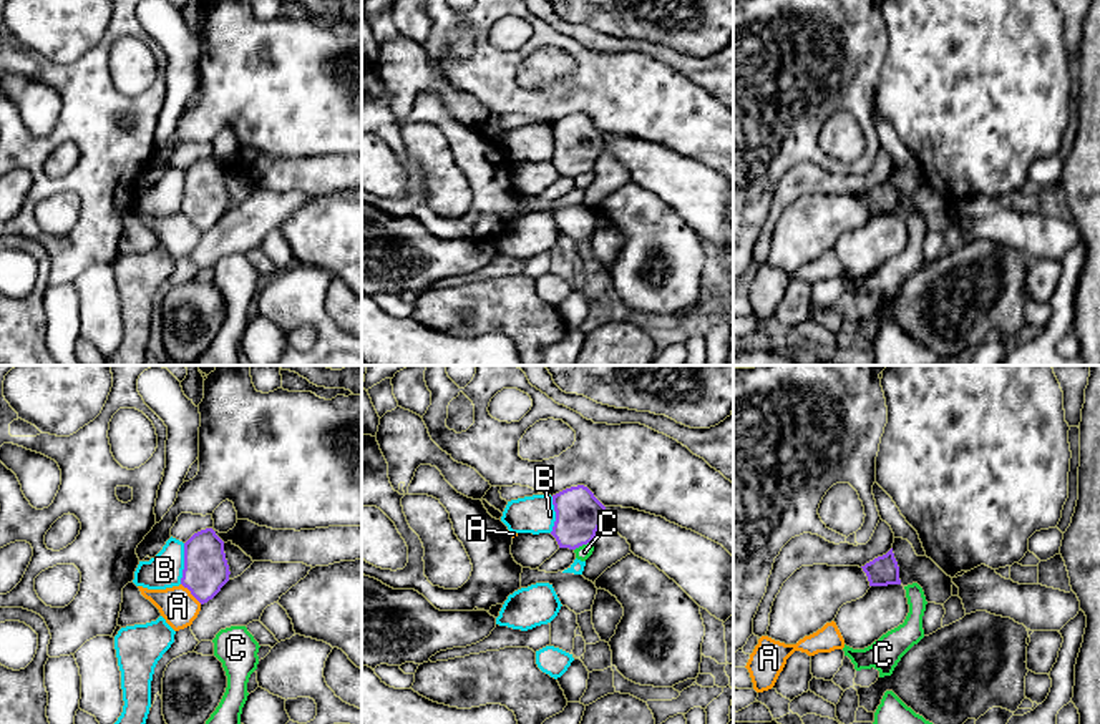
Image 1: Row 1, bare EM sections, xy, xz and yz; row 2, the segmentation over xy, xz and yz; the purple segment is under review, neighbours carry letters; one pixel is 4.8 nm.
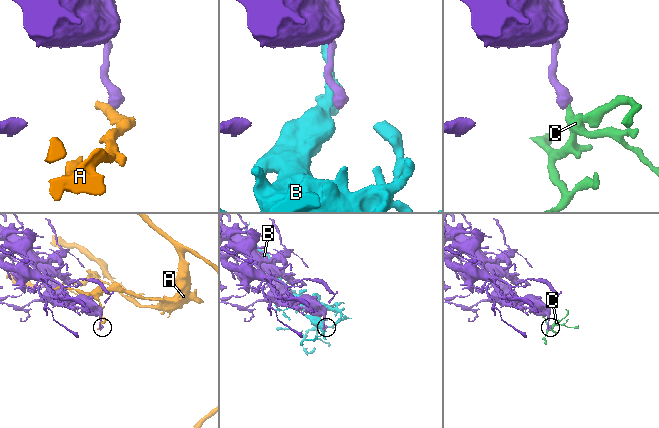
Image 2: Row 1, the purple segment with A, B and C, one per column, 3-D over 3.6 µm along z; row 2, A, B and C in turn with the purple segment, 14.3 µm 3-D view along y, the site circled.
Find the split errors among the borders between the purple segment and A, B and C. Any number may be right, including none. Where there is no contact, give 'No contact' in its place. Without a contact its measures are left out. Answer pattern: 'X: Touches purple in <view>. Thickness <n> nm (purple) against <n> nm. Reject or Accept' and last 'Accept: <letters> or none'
A: Touches purple in xy. Thickness 220 nm (purple) against 180 nm. Reject
B: Touches purple in xy. Thickness 220 nm (purple) against 170 nm. Reject
C: Touches purple in xz. Thickness 220 nm (purple) against 70 nm. Reject
Accept: none

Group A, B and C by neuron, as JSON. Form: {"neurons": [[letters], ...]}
{"neurons": [["A"], ["B"], ["C"]]}

